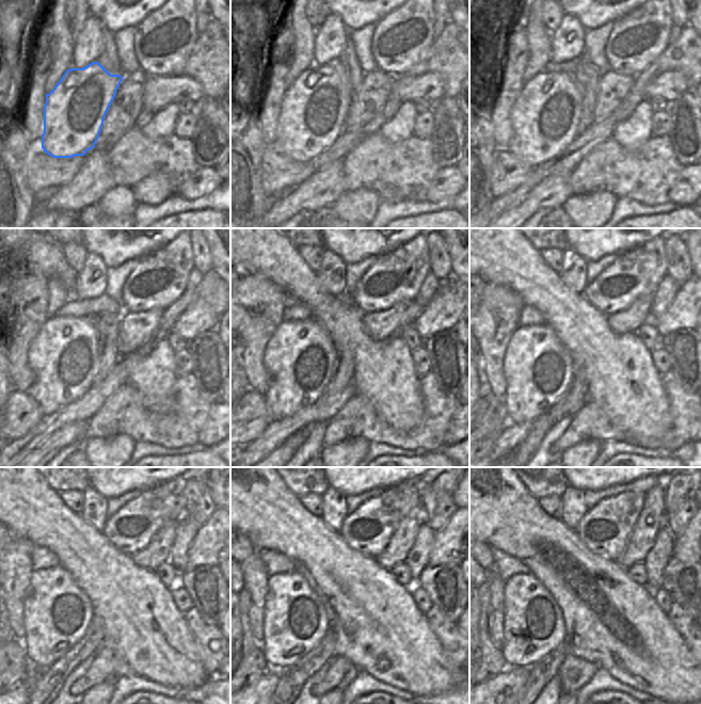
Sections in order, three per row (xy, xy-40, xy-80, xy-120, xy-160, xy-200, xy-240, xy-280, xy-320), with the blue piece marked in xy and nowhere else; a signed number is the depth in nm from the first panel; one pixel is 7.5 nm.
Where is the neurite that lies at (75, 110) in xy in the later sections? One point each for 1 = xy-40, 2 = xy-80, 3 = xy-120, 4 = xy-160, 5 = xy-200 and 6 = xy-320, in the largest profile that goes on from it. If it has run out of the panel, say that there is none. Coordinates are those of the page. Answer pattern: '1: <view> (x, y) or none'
1: xy-40 (314, 108)
2: xy-80 (545, 117)
3: xy-120 (64, 357)
4: xy-160 (299, 358)
5: xy-200 (537, 368)
6: xy-320 (534, 625)

